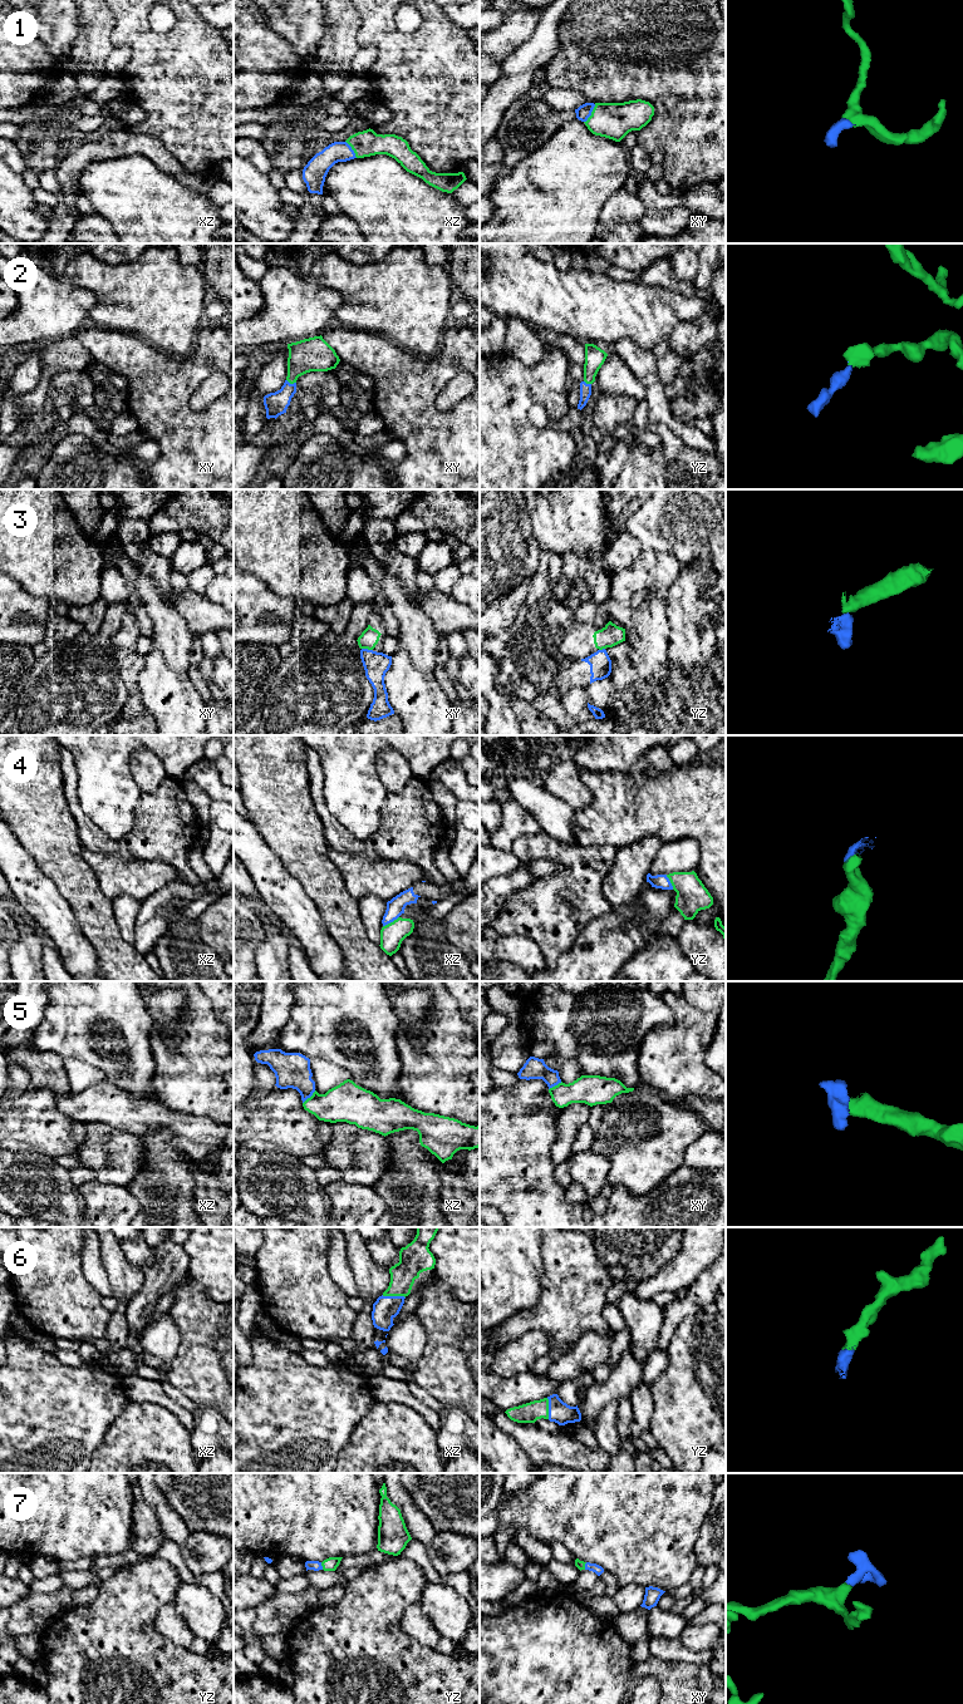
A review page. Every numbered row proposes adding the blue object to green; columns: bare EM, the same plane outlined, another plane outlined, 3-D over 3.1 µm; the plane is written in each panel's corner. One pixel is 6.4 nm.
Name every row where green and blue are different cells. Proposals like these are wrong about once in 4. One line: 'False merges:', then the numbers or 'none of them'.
False merges: 3, 5

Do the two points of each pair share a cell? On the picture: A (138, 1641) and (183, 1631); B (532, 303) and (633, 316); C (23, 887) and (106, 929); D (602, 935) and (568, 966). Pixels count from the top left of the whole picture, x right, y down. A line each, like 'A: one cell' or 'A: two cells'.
A: two cells
B: one cell
C: two cells
D: one cell

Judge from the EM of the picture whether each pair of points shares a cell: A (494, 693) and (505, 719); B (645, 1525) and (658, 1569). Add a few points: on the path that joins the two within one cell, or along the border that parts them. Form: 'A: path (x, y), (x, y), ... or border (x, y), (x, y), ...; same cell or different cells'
A: path (497, 699), (500, 713); same cell
B: path (643, 1536), (643, 1540), (658, 1557); same cell

